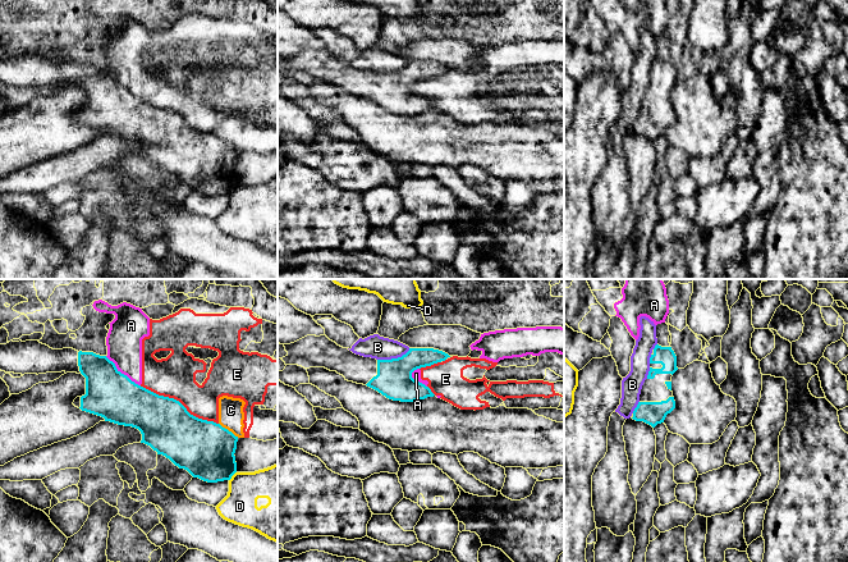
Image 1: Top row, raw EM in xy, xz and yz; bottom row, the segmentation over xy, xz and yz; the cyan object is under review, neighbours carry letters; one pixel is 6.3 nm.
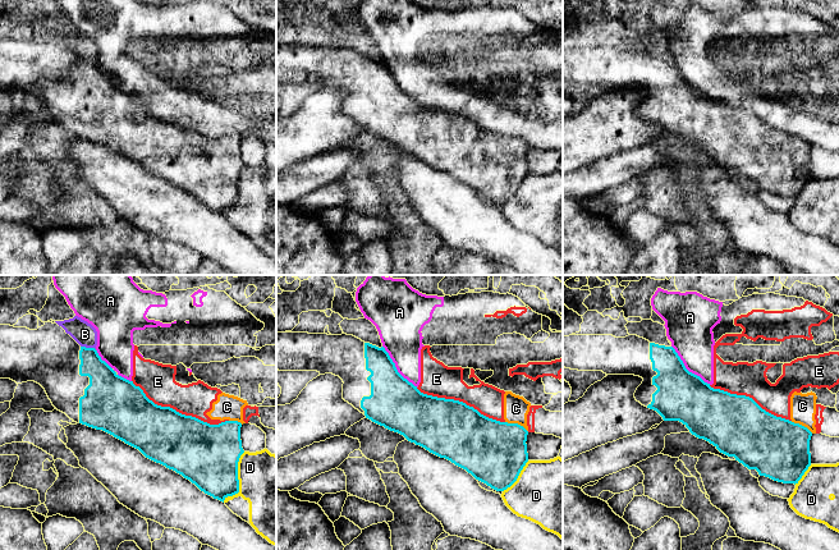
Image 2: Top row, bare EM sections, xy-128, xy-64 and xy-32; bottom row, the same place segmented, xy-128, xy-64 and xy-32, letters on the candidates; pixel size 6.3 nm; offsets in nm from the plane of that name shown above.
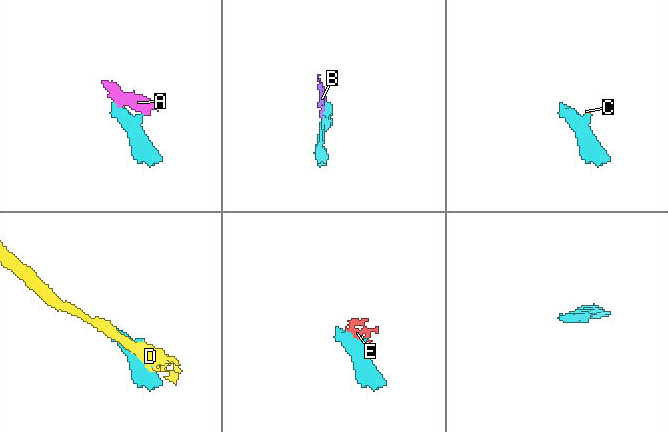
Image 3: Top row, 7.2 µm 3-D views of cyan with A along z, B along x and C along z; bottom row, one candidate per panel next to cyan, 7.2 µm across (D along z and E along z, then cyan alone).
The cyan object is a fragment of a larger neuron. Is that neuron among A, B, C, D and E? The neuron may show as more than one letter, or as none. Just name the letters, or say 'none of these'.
none of these

